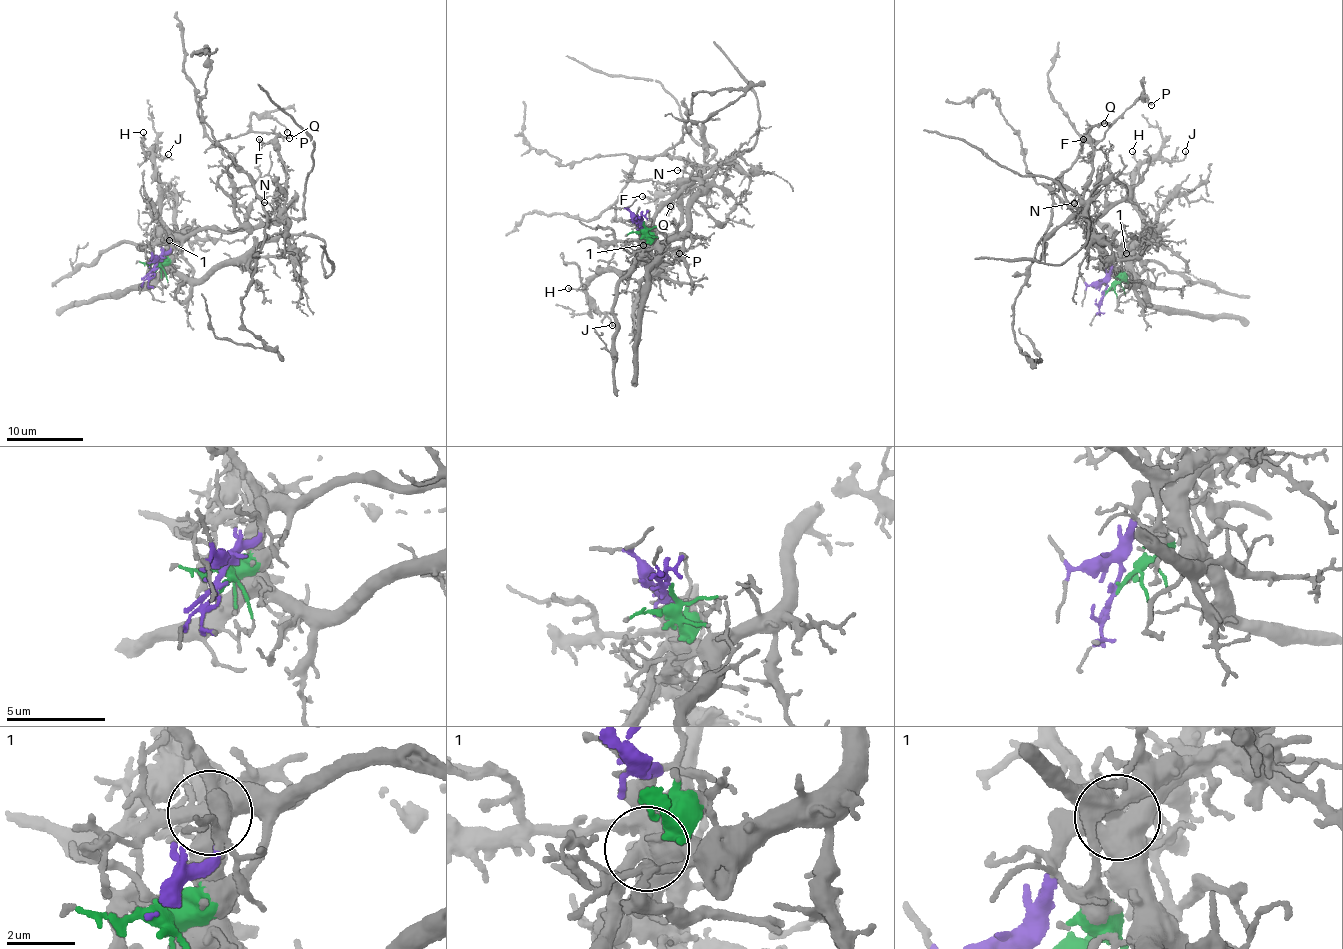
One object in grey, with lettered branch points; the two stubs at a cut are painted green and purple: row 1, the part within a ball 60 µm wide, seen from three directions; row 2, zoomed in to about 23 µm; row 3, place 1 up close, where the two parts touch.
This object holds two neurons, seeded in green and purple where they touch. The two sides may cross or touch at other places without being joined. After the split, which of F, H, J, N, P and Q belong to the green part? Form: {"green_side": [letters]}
{"green_side": ["F", "N", "P", "Q"]}

